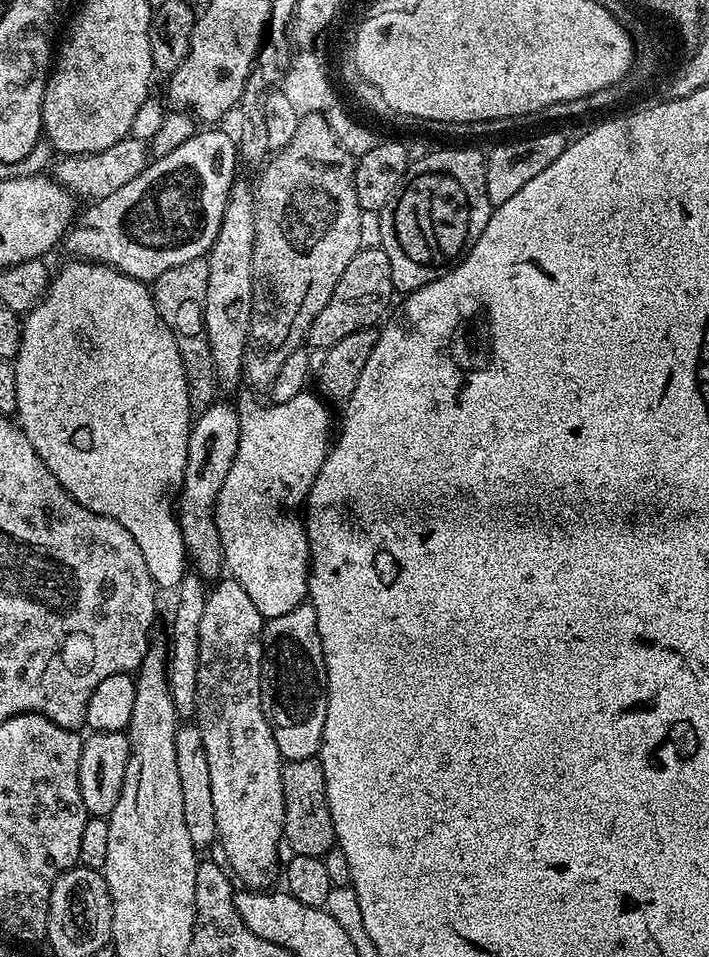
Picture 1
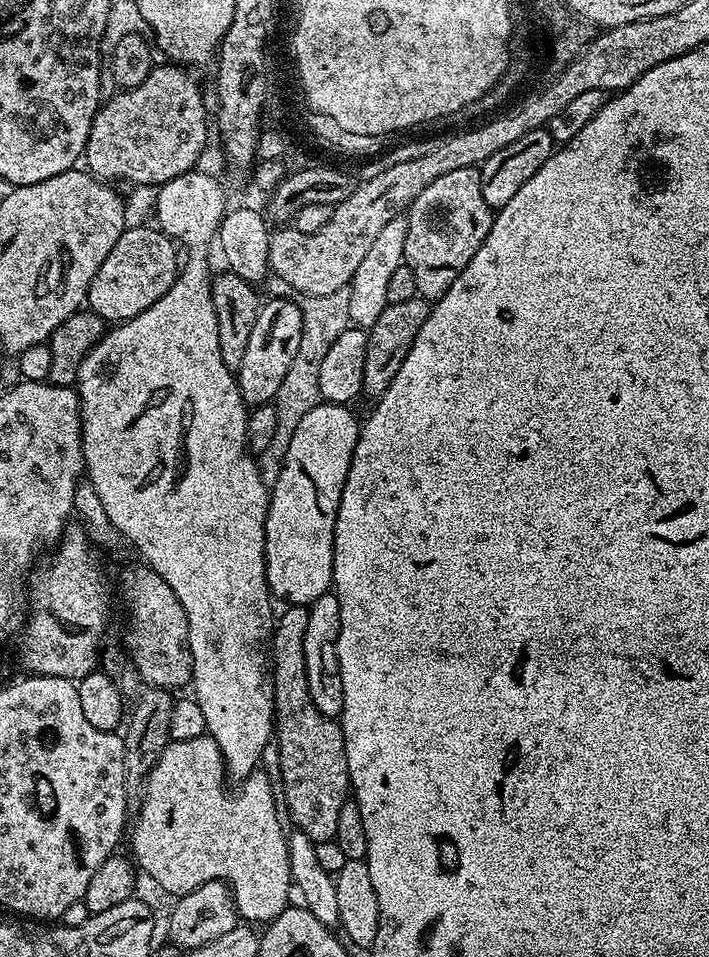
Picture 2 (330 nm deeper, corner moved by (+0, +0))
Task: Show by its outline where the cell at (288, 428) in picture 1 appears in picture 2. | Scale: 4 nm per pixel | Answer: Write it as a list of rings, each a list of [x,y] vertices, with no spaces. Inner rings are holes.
[[[321,402],[293,432],[282,474],[274,477],[264,523],[264,561],[268,591],[288,606],[310,606],[332,588],[334,526],[342,486],[354,458],[360,424],[351,407]]]

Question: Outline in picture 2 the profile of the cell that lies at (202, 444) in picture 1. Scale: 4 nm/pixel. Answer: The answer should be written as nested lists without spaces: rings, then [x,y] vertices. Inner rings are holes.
[[[272,298],[256,315],[254,330],[250,330],[250,342],[246,342],[246,354],[242,354],[240,367],[235,369],[236,385],[245,405],[271,404],[282,386],[282,378],[290,370],[298,344],[302,339],[303,316],[295,299]]]

